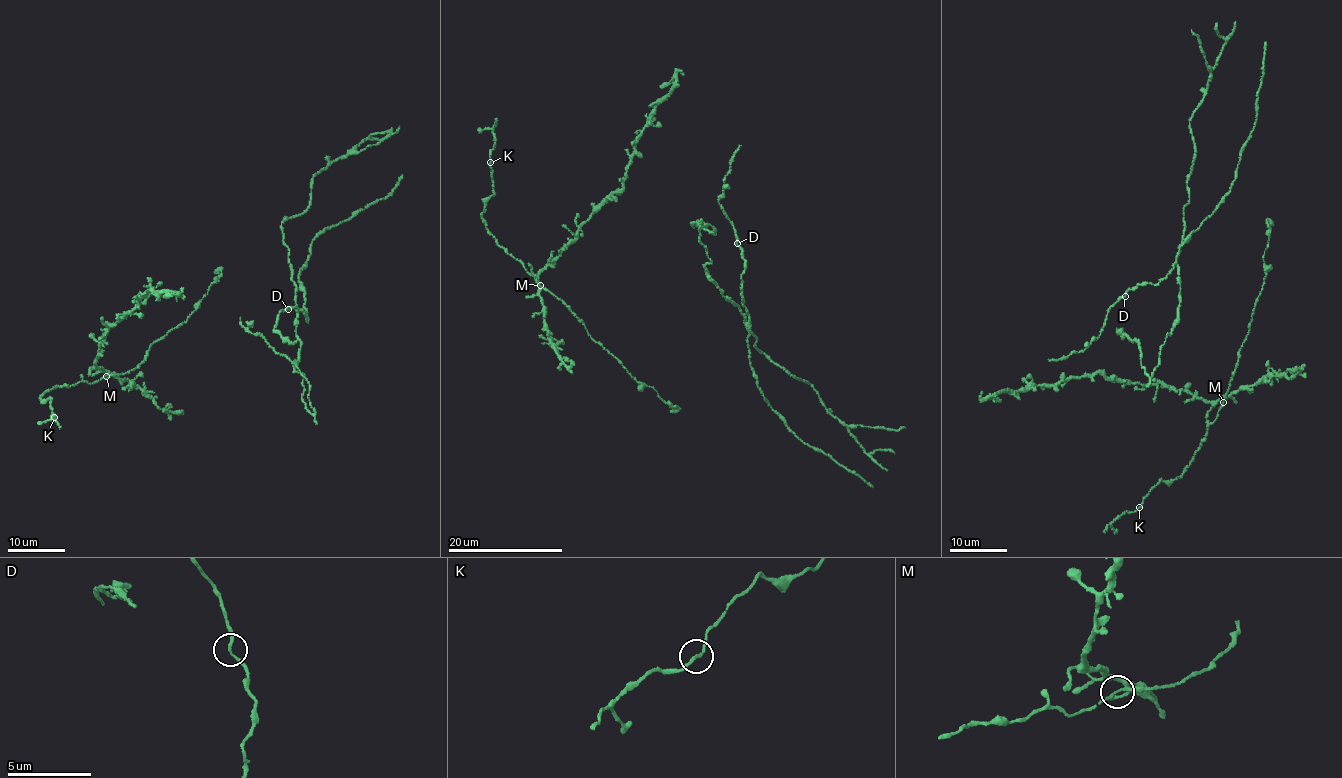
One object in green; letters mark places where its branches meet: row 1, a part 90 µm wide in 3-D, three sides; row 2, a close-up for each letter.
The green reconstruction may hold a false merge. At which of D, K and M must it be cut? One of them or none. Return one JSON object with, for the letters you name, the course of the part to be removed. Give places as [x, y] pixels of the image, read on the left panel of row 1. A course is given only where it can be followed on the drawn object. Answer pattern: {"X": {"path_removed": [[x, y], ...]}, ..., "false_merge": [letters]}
{"false_merge": []}

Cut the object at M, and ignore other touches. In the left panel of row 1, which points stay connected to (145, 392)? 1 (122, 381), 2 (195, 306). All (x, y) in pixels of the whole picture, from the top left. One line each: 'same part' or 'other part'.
1: same part
2: other part

